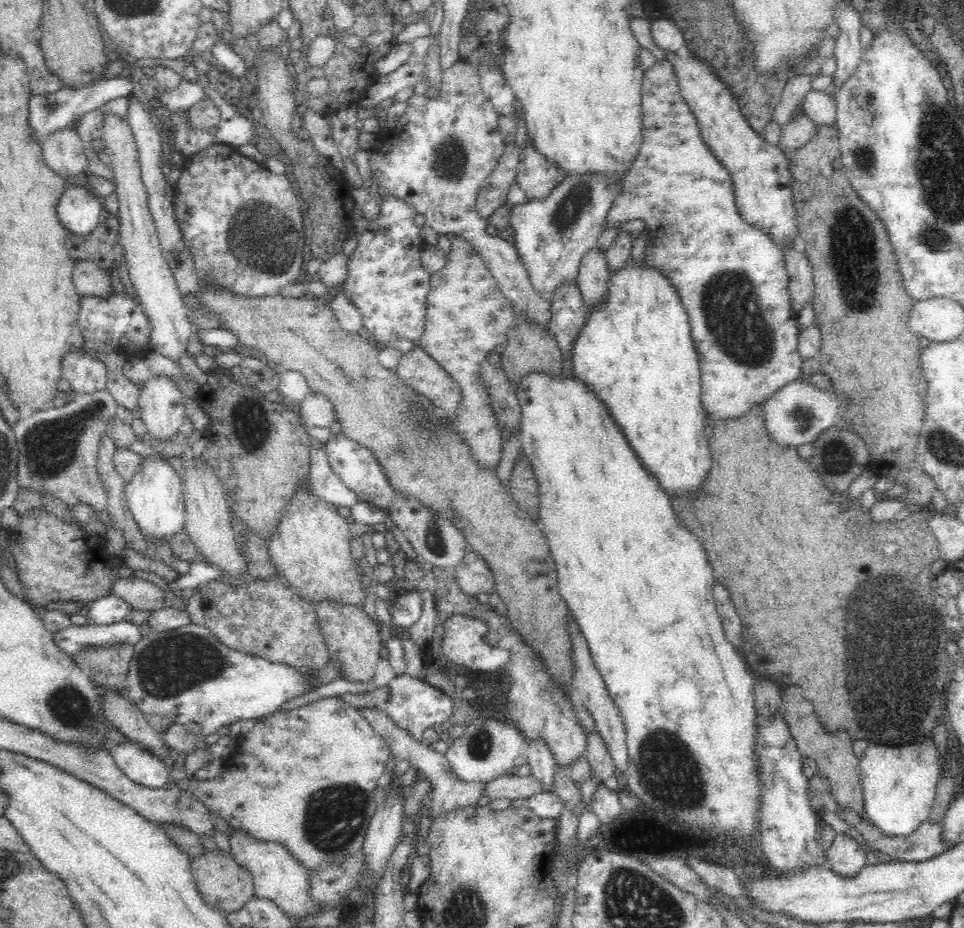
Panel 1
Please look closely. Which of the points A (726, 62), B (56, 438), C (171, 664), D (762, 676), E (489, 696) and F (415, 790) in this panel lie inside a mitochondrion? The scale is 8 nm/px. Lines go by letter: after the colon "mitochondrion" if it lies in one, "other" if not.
A: mitochondrion
B: mitochondrion
C: mitochondrion
D: other
E: mitochondrion
F: other

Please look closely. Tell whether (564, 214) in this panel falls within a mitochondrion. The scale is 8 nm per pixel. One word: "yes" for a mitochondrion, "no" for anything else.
yes

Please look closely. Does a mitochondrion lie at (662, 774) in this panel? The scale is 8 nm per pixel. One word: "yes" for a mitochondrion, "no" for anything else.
yes

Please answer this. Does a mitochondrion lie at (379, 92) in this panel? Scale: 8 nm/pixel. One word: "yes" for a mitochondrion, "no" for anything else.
no

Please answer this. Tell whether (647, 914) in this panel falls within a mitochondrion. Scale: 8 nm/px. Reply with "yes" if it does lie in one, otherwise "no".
yes

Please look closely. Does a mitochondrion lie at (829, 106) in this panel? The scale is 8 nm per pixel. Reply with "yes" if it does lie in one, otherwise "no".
no

